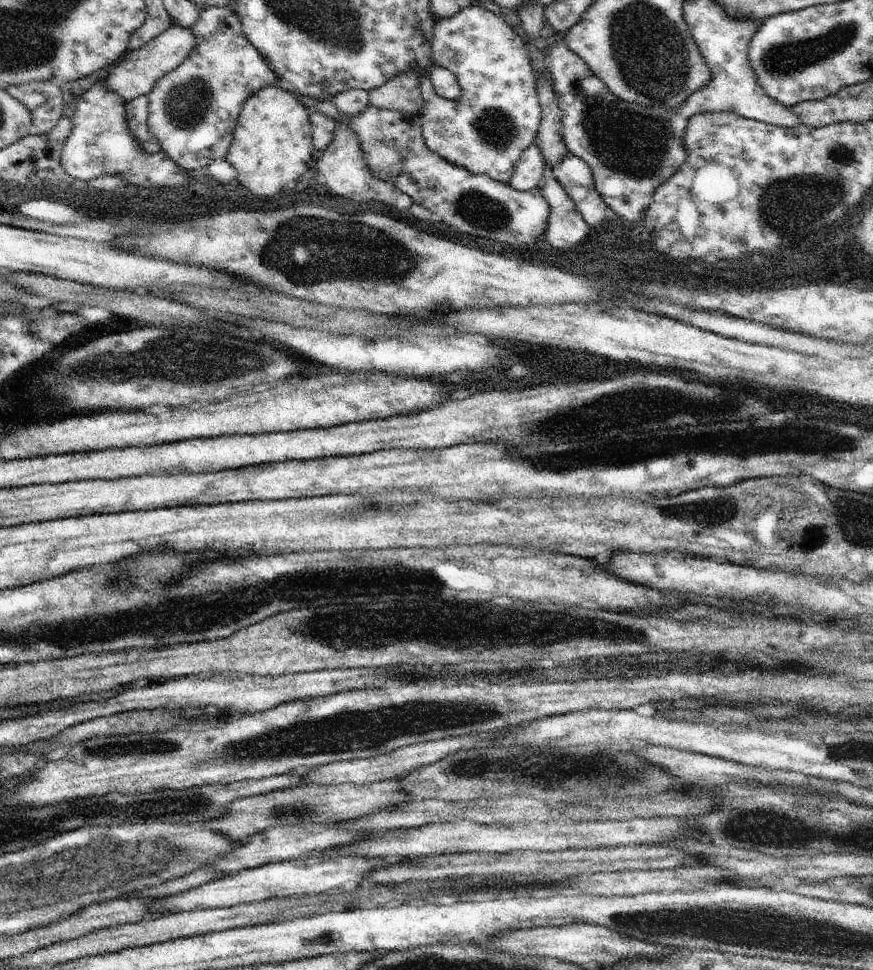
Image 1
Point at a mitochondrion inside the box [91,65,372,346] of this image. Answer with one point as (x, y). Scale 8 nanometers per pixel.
(184, 103)

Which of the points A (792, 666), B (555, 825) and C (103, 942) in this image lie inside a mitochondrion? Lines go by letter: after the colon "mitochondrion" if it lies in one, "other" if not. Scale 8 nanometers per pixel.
A: other
B: other
C: other

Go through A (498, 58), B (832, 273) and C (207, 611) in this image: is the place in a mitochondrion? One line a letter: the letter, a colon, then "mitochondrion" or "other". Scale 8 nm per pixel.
A: other
B: other
C: mitochondrion

